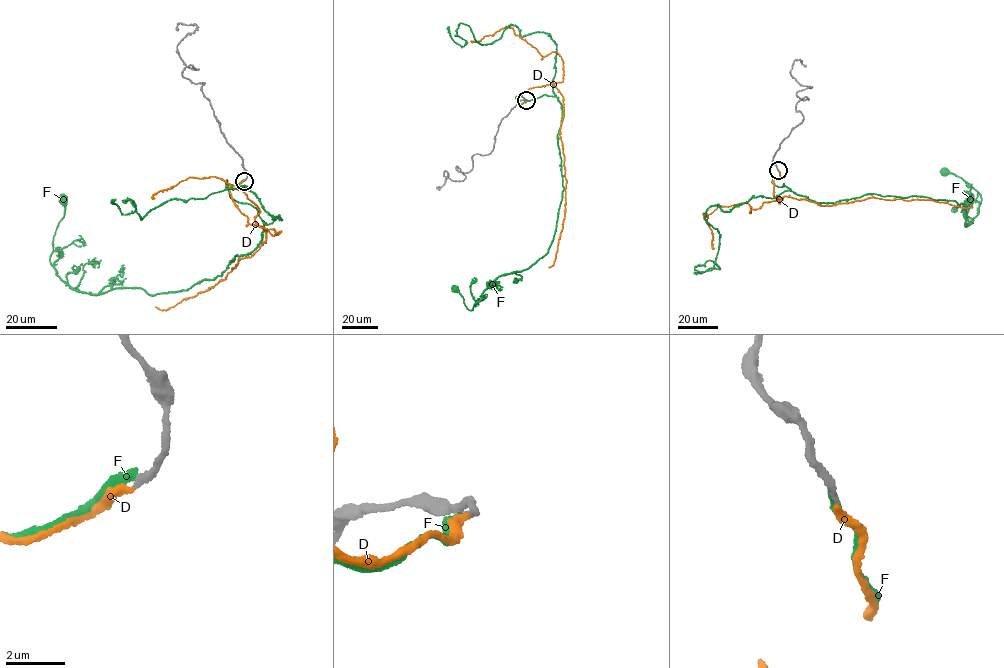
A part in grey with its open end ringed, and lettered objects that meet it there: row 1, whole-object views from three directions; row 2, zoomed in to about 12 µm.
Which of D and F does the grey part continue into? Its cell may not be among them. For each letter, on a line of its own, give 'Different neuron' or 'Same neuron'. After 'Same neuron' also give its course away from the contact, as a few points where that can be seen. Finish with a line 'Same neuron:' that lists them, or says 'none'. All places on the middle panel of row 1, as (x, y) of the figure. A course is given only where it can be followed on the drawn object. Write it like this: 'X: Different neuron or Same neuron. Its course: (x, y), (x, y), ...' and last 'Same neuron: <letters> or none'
D: Same neuron. Its course: (527, 101), (518, 103), (517, 97), (550, 83), (563, 97), (560, 136), (565, 212), (555, 260), (548, 267)
F: Different neuron
Same neuron: D

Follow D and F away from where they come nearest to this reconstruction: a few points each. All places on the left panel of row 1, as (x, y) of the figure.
D: (244, 180), (227, 182), (227, 188), (248, 222), (265, 229), (265, 241), (208, 290), (165, 311), (154, 306)
F: (244, 180), (225, 185), (257, 210), (257, 247), (166, 293), (61, 279), (64, 198)

